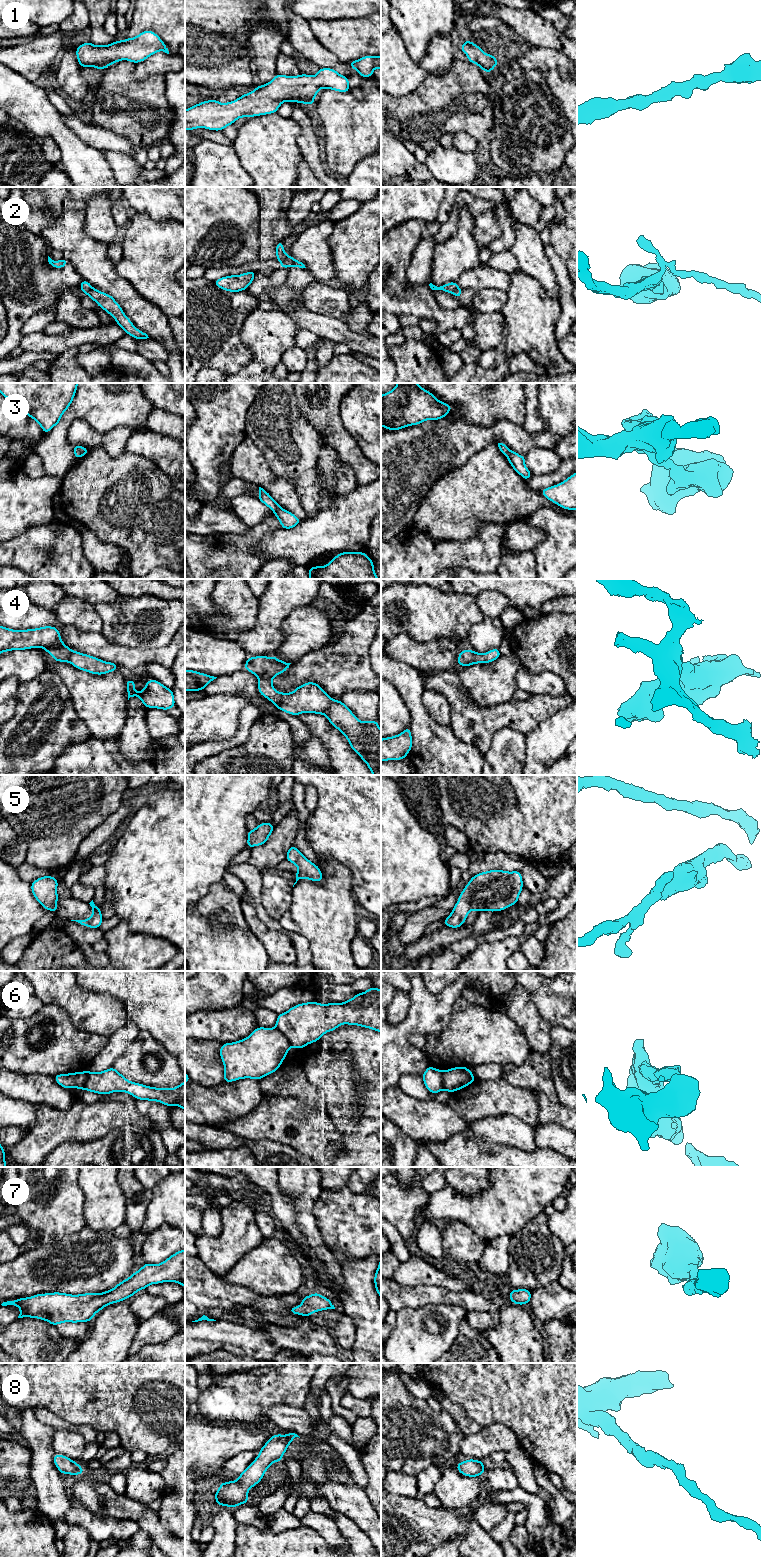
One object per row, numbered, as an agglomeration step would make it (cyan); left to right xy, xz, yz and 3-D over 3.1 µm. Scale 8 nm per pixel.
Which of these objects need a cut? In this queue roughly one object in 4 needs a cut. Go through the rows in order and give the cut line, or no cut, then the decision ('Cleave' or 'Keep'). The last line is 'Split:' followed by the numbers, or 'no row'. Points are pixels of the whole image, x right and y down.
1: No split. Keep
2: Split along xz (287, 256), (281, 262). Cleave
3: No split. Keep
4: No split. Keep
5: No split. Keep
6: Split along xz (275, 1027), (291, 1045). Cleave
7: No split. Keep
8: No split. Keep
Split: 2, 6

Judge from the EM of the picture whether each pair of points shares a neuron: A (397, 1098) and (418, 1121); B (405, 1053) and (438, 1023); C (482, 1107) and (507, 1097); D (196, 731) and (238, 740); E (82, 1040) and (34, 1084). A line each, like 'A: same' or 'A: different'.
A: same
B: same
C: same
D: different
E: different

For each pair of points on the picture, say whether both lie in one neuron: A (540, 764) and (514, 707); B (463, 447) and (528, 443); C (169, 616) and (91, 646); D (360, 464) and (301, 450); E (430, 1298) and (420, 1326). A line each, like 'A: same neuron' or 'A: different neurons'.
A: different neurons
B: same neuron
C: different neurons
D: different neurons
E: different neurons

